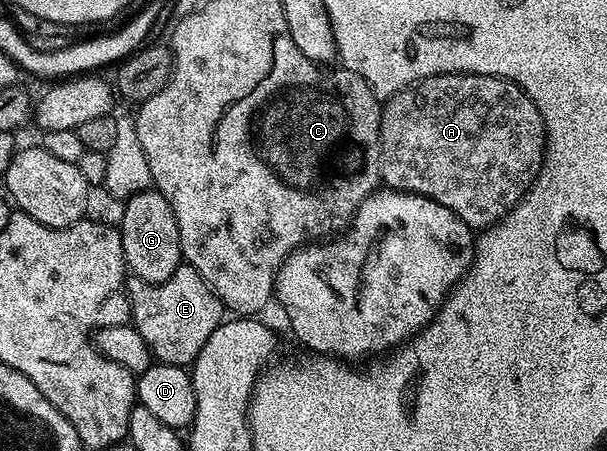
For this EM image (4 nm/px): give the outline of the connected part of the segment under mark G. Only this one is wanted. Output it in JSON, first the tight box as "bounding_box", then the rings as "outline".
{"bounding_box":[117,189,183,283],"outline":[[[154,189],[139,191],[122,204],[123,220],[117,223],[123,262],[134,278],[146,283],[169,281],[181,265],[183,250],[177,233],[177,217],[161,192]]]}

